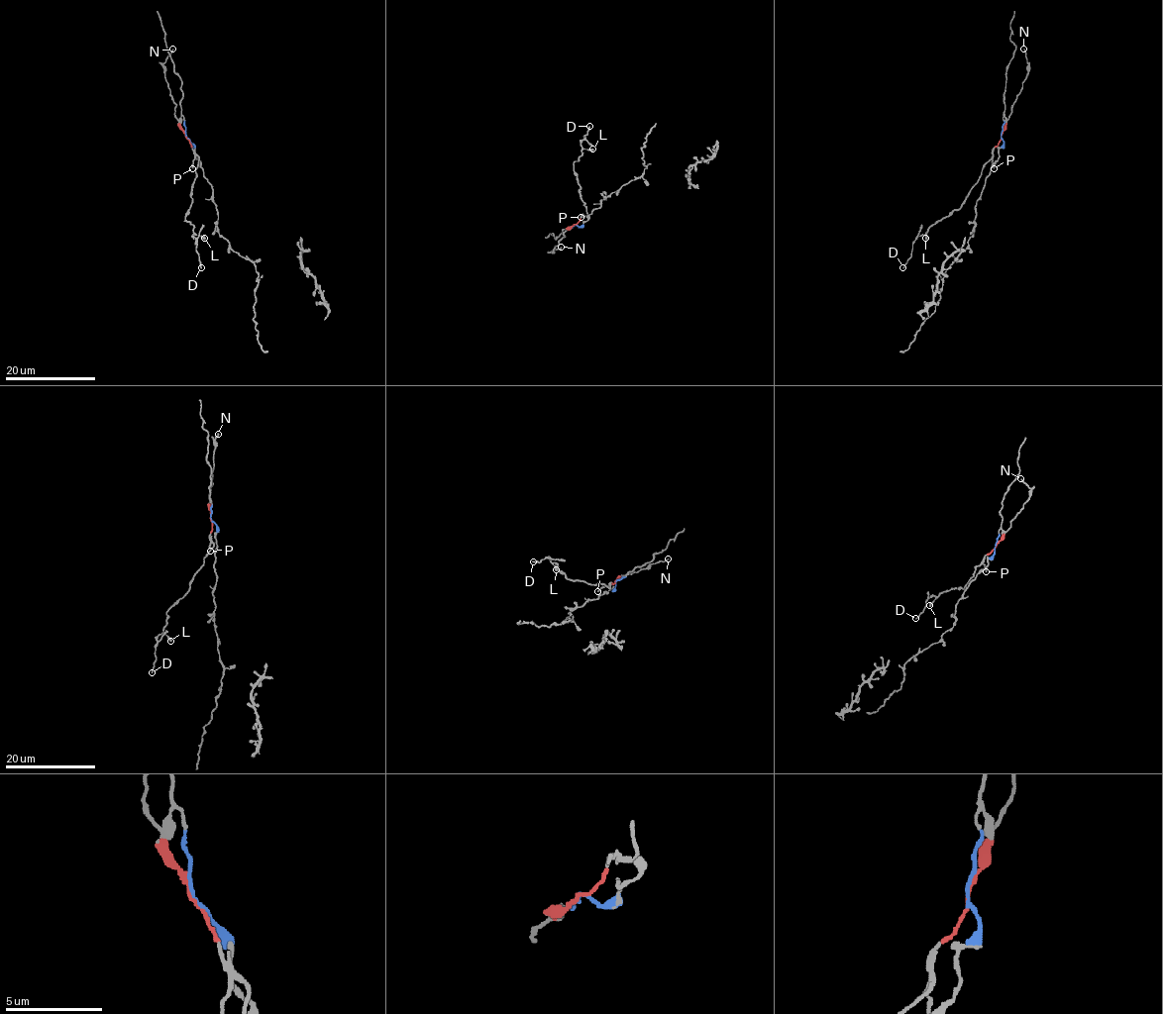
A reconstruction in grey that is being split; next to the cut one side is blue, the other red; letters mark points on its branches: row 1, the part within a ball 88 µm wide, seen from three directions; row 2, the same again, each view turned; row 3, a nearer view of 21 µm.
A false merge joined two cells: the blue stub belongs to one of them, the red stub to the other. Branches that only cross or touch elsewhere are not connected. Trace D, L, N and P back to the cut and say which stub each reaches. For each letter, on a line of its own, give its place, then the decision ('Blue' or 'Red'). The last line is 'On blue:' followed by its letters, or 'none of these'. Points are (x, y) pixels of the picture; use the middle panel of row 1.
D: Place: (589, 126). Red
L: Place: (592, 149). Red
N: Place: (561, 247). Red
P: Place: (581, 217). Red
On blue: none of these

